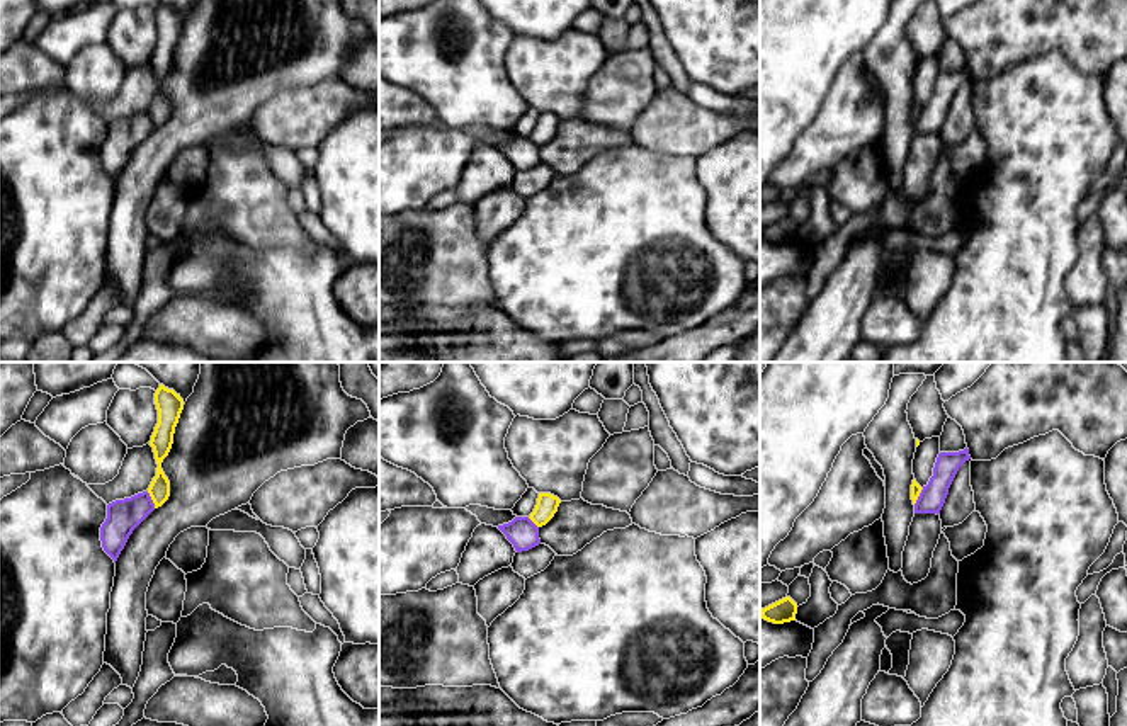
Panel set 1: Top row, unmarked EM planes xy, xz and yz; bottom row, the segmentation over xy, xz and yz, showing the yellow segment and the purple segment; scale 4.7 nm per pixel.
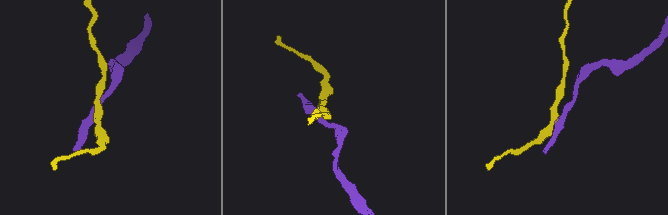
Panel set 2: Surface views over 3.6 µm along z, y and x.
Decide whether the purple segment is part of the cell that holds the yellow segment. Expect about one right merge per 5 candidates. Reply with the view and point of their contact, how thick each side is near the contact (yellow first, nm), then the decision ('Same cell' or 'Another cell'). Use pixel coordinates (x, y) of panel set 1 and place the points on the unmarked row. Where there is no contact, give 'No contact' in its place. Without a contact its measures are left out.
Touches yellow at xy (152, 118). Thickness 100 nm (yellow) against 160 nm. Another cell

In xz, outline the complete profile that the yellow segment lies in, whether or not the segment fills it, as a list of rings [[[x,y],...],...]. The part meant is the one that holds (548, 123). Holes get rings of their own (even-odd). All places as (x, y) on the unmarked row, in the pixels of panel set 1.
[[[539,112],[537,124],[534,131],[530,133],[530,139],[537,145],[542,146],[546,145],[554,133],[558,131],[561,119],[551,112]]]

